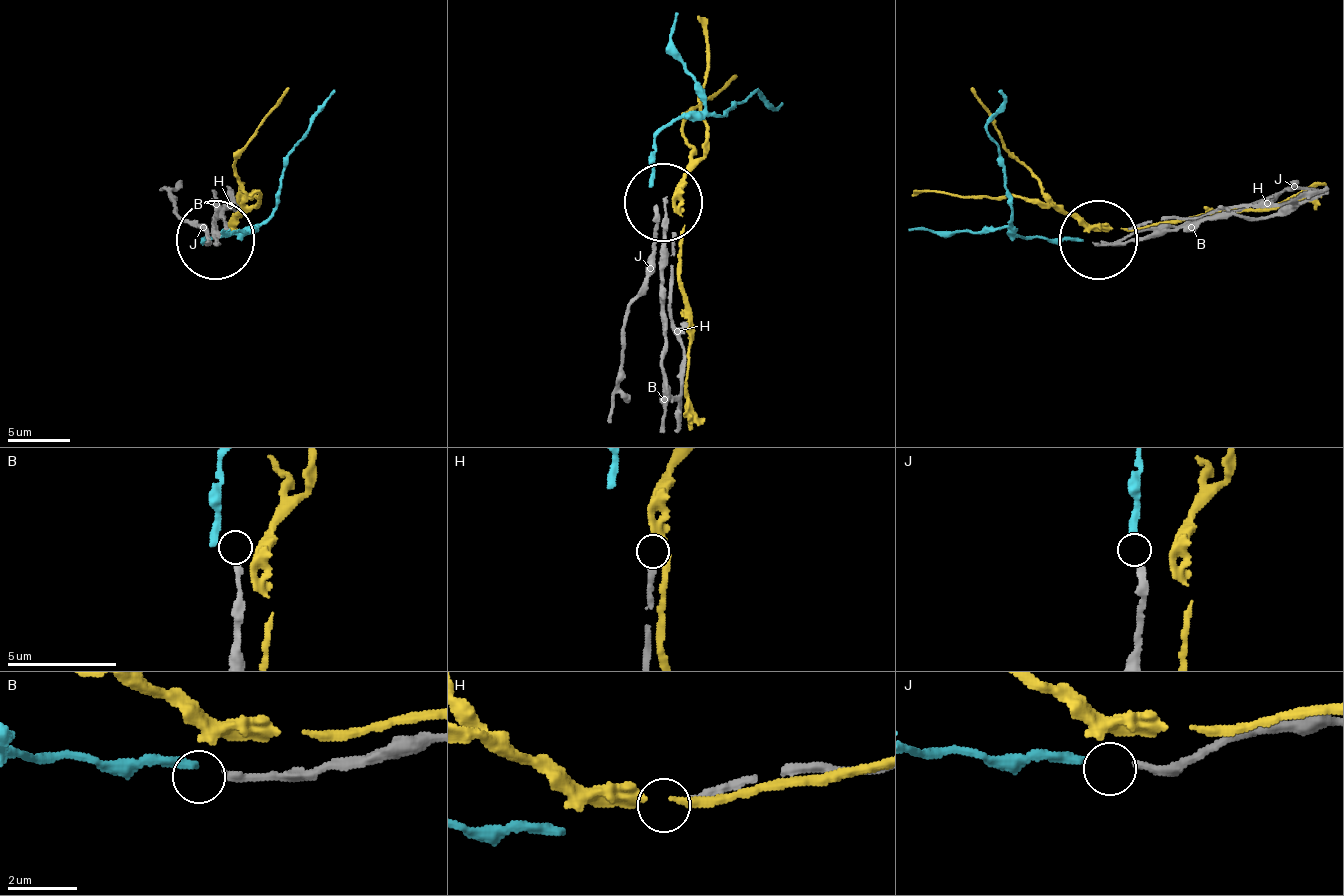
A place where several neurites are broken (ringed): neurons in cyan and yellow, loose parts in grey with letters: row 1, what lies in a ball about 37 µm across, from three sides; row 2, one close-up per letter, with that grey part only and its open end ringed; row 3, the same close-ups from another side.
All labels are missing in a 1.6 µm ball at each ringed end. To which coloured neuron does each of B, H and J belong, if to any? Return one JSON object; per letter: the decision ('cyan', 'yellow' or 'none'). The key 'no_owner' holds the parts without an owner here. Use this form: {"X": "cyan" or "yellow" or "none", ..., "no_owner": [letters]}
{"B": "none", "H": "none", "J": "cyan", "no_owner": ["B", "H"]}

